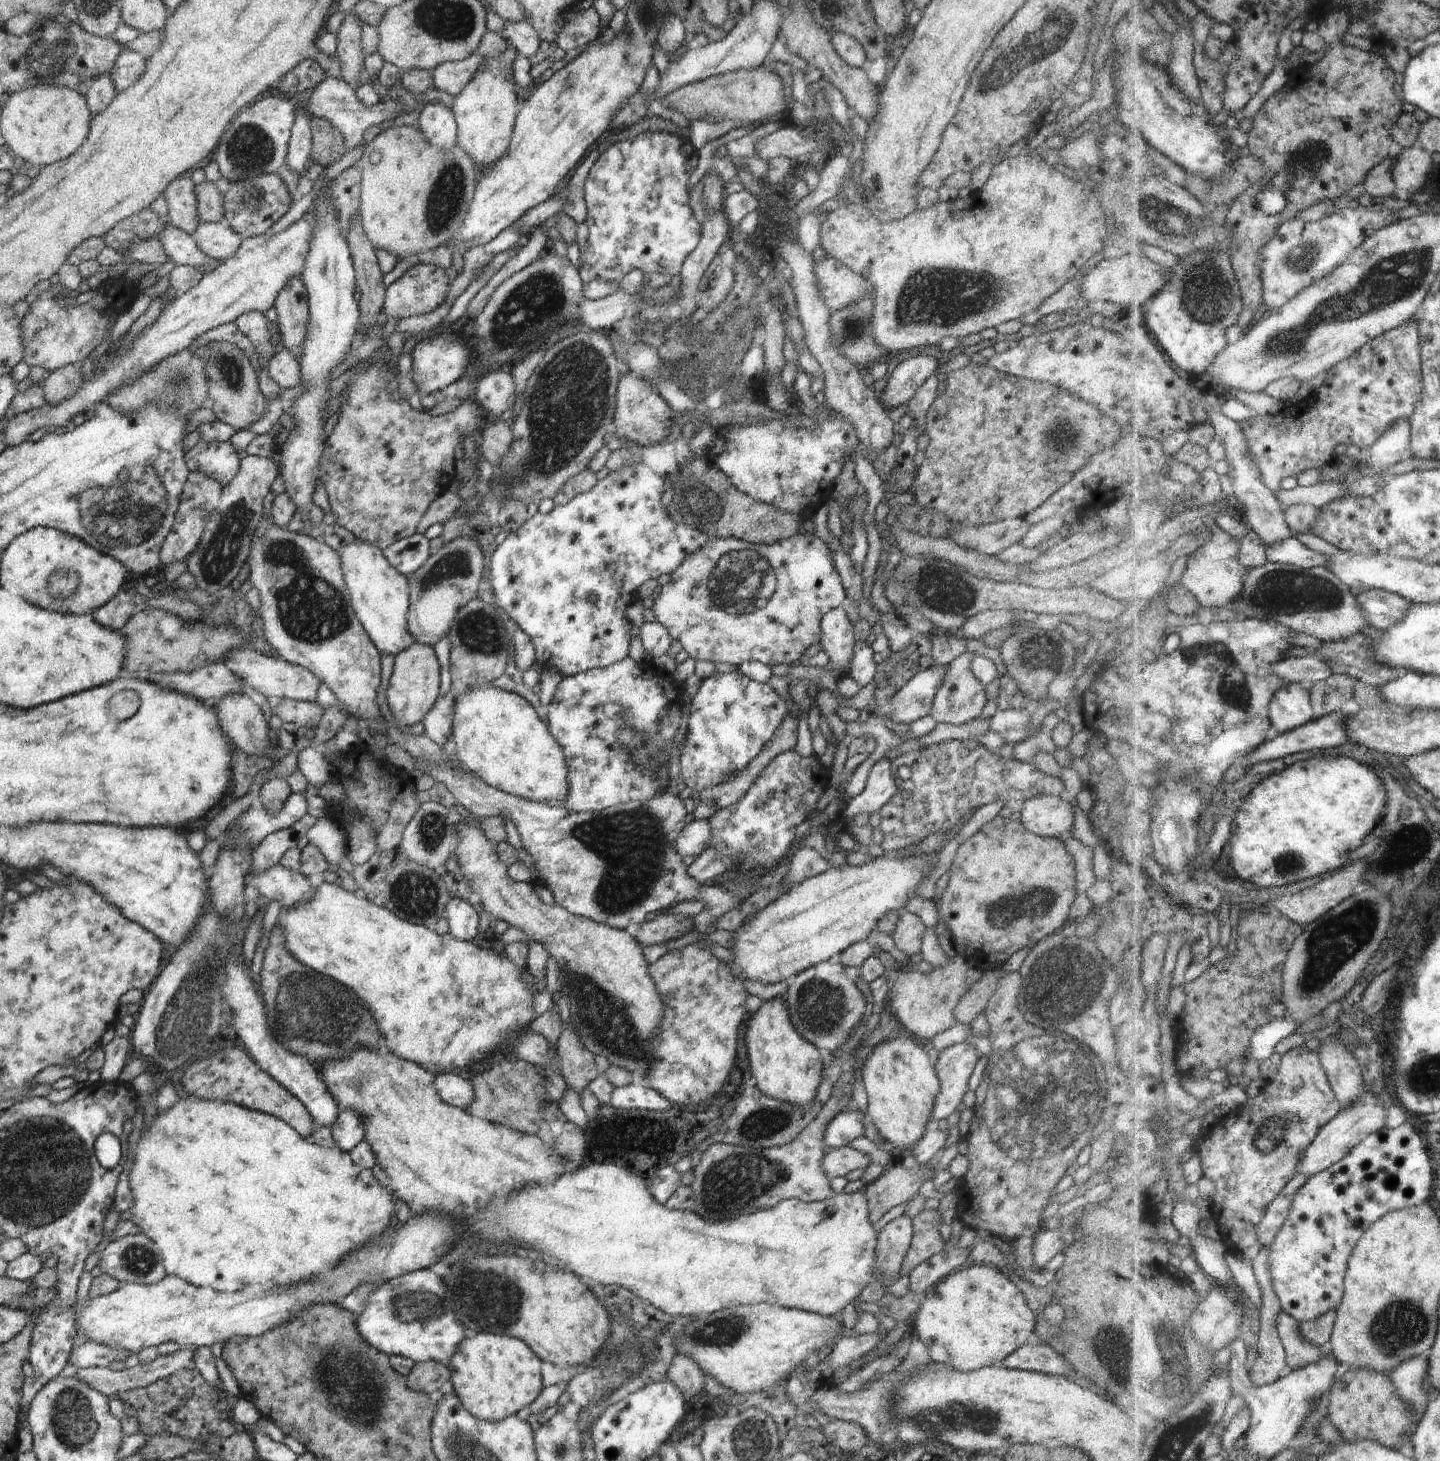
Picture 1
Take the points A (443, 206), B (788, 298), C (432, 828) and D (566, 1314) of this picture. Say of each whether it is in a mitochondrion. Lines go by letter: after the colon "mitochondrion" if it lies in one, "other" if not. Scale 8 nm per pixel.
A: mitochondrion
B: other
C: mitochondrion
D: other

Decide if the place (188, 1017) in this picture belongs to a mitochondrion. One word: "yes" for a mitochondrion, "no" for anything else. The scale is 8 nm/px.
yes

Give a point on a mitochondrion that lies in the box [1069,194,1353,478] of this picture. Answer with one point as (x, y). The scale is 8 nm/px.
(1207, 294)

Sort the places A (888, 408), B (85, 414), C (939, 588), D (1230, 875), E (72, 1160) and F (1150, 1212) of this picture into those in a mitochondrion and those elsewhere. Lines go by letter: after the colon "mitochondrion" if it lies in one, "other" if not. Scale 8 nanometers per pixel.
A: other
B: other
C: mitochondrion
D: other
E: mitochondrion
F: other

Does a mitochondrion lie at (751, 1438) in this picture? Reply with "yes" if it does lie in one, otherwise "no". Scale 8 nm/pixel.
yes

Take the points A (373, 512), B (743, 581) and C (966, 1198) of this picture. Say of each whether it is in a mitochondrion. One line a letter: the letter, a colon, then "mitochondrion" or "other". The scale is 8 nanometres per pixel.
A: other
B: mitochondrion
C: other

